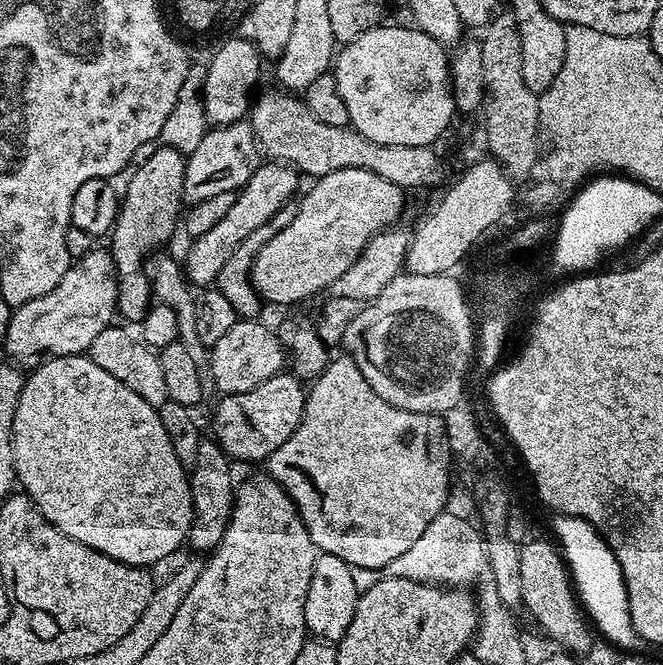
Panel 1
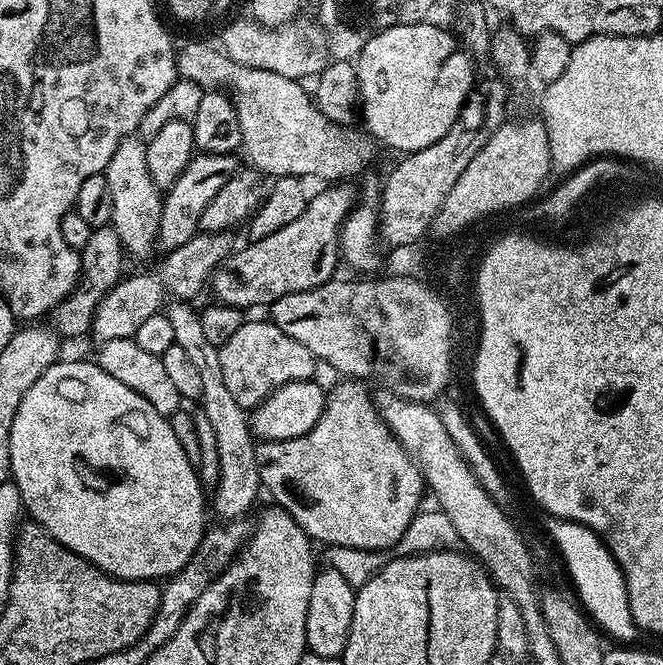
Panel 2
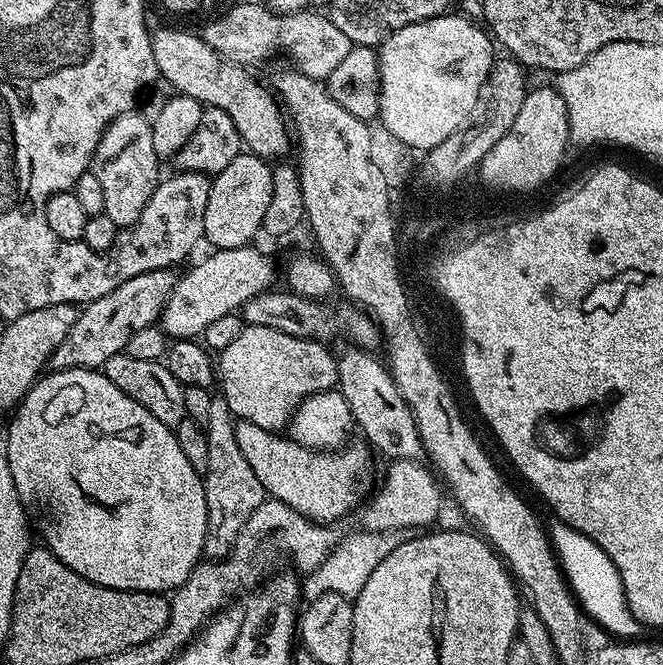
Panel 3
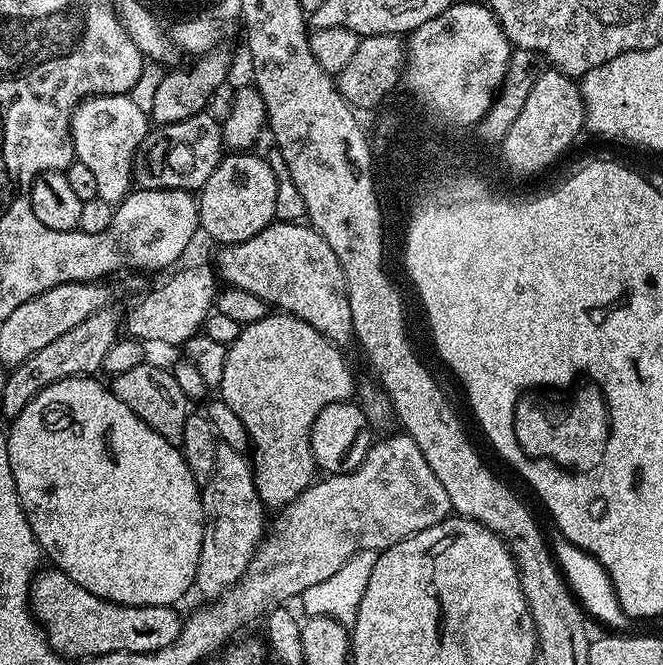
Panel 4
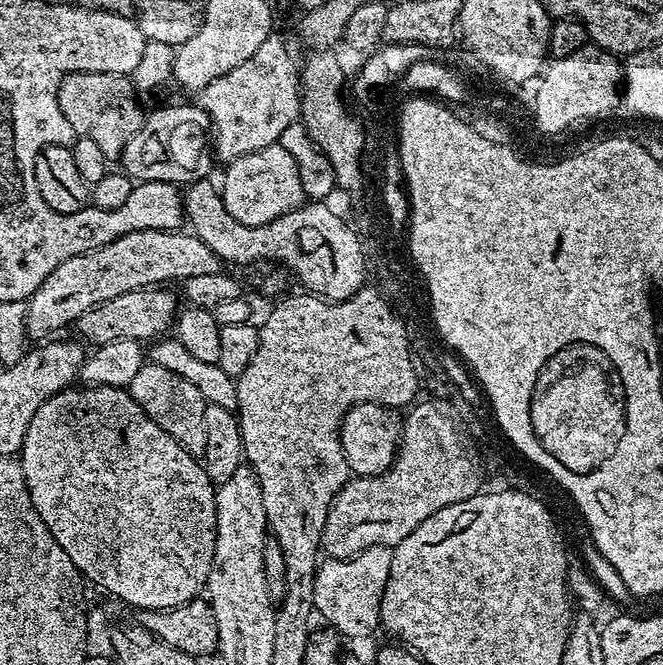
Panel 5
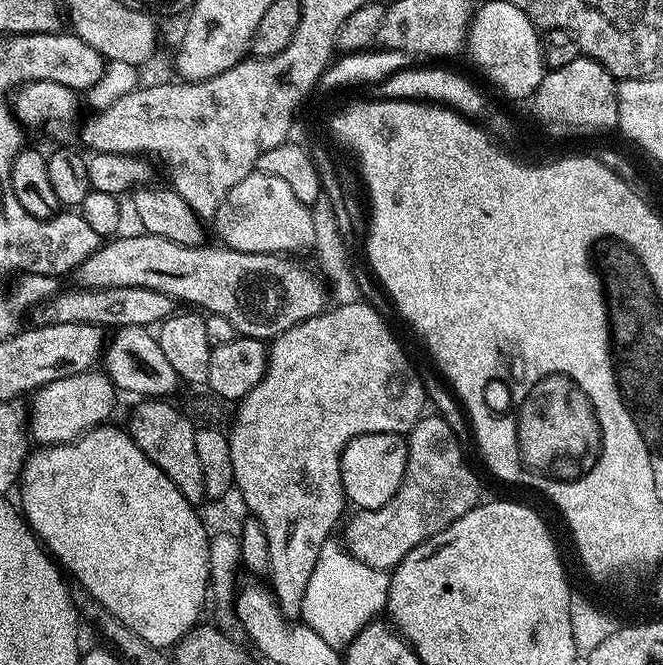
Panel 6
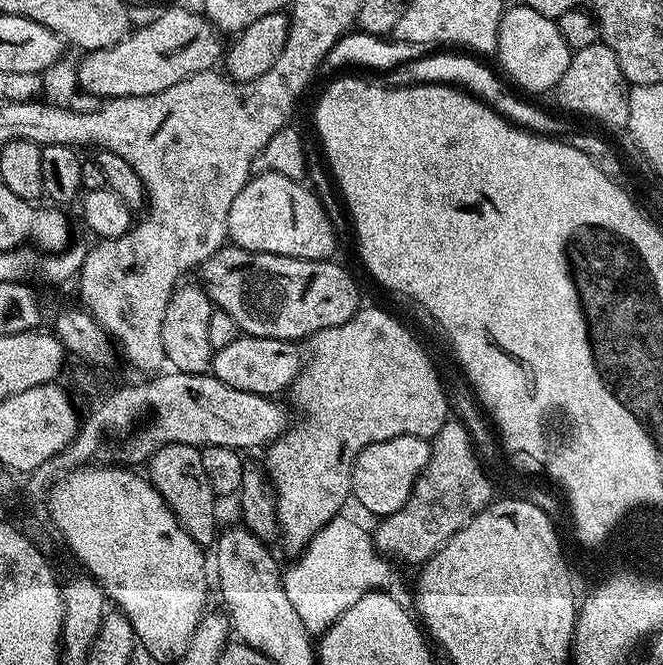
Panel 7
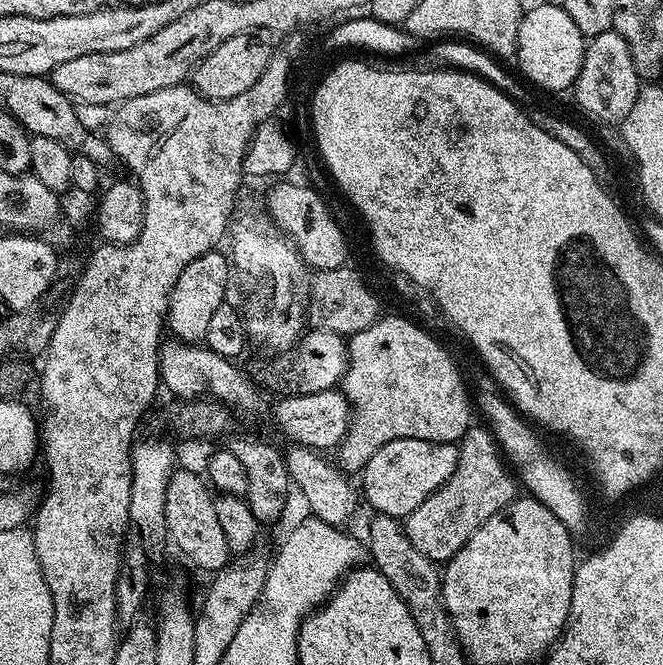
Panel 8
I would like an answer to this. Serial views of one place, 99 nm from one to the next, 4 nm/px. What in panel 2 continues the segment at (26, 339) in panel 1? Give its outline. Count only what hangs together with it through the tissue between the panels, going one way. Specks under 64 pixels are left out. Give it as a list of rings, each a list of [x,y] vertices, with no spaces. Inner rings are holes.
[[[111,226],[106,228],[94,228],[86,246],[79,249],[80,253],[80,282],[76,289],[63,300],[51,313],[50,320],[55,331],[61,337],[80,336],[89,331],[92,326],[92,319],[96,313],[96,307],[102,298],[110,291],[114,285],[119,284],[125,275],[124,260],[126,253],[118,234]]]

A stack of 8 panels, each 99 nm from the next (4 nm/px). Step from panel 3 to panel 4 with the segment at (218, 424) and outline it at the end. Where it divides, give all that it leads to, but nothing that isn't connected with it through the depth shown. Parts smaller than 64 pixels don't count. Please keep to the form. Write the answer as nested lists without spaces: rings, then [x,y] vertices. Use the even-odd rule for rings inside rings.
[[[218,443],[214,474],[202,488],[205,528],[194,586],[206,600],[216,599],[244,576],[266,530],[266,506],[257,490],[255,469],[246,459],[233,447]]]

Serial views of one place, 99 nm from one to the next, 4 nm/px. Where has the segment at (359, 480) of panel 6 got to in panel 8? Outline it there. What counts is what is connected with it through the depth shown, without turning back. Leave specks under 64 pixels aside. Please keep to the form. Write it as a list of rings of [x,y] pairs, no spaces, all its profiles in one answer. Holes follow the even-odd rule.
[[[398,438],[394,442],[386,442],[386,446],[382,446],[382,450],[378,450],[378,454],[371,456],[362,470],[362,477],[364,476],[363,499],[365,496],[369,506],[373,508],[371,511],[381,516],[403,518],[410,515],[414,510],[418,510],[418,506],[422,506],[422,502],[426,502],[426,498],[434,489],[447,480],[448,475],[456,466],[457,451],[456,444],[435,444],[418,438]]]

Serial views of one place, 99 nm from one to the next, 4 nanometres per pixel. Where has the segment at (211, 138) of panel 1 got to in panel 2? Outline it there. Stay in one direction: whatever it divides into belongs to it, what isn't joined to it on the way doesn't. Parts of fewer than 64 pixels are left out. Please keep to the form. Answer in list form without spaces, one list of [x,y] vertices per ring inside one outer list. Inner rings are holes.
[[[203,154],[193,155],[192,161],[182,170],[179,178],[172,183],[171,188],[167,189],[163,197],[164,205],[160,215],[160,238],[159,247],[164,250],[171,250],[190,242],[196,233],[200,231],[200,219],[202,210],[210,206],[210,198],[230,182],[230,178],[238,170],[237,157],[235,155],[227,156],[226,154]]]

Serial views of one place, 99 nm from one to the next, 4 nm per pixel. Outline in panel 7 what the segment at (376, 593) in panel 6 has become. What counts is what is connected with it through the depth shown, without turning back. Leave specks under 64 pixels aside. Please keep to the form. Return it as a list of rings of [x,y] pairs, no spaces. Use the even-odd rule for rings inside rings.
[[[347,514],[322,526],[295,560],[296,564],[283,569],[284,589],[294,610],[298,610],[298,618],[302,618],[302,626],[313,634],[323,634],[359,599],[387,589],[392,580],[392,568],[388,565],[391,563],[377,552],[373,533]]]

